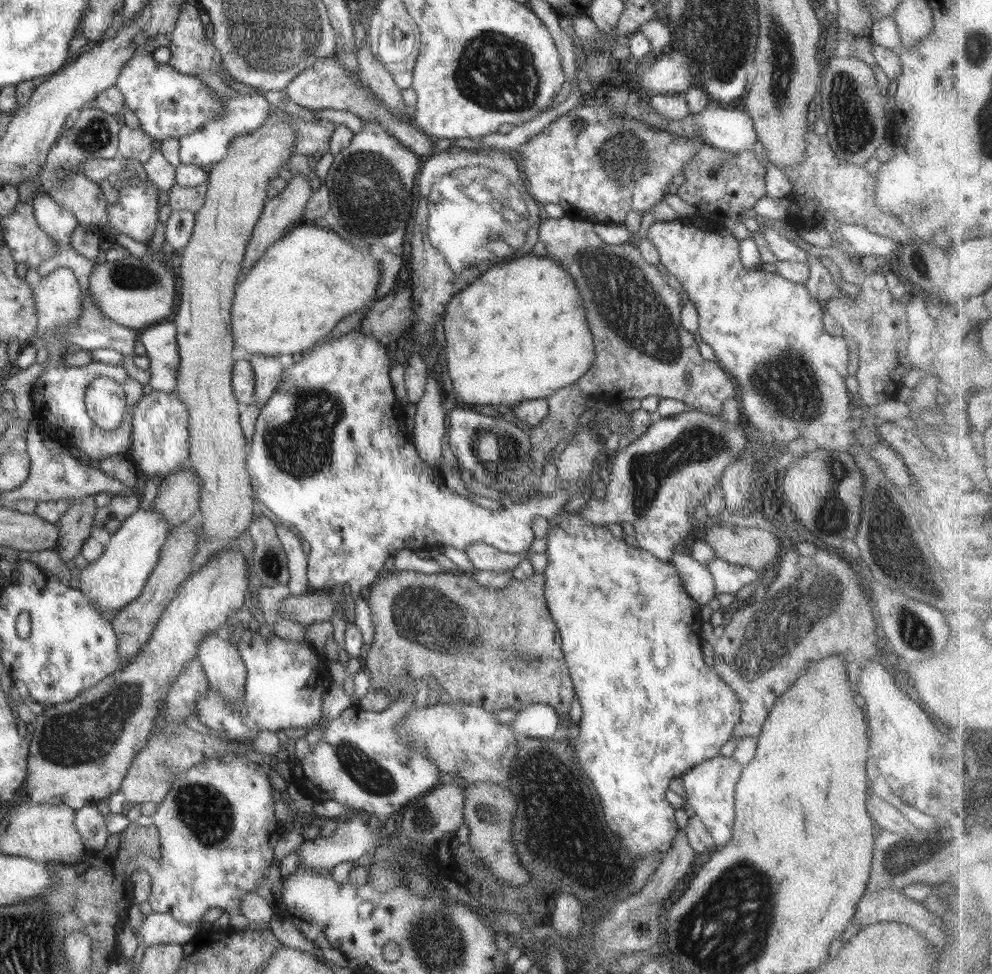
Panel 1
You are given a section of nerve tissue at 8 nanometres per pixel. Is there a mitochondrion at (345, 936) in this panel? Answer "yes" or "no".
no

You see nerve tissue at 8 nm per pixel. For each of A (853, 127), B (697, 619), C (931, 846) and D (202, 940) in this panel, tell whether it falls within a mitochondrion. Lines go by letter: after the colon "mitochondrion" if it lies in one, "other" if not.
A: mitochondrion
B: other
C: other
D: other

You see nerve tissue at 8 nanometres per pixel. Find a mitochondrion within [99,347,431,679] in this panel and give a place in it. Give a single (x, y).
(300, 448)

